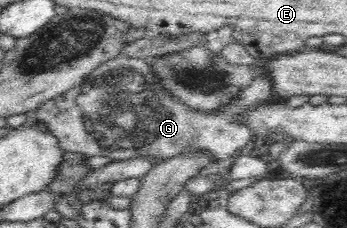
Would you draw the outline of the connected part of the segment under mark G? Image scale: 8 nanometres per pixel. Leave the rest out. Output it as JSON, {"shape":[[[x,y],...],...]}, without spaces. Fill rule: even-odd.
{"shape":[[[122,55],[114,56],[114,58],[108,59],[108,62],[103,62],[99,64],[82,82],[79,86],[73,86],[70,90],[62,94],[54,96],[42,103],[42,106],[39,106],[34,111],[34,118],[41,120],[59,139],[60,144],[64,150],[74,151],[74,152],[83,152],[88,156],[107,156],[108,158],[113,159],[114,161],[126,160],[128,158],[136,156],[144,156],[144,154],[159,154],[162,160],[170,158],[170,156],[176,156],[180,154],[182,150],[211,150],[215,156],[220,156],[222,159],[225,157],[230,157],[237,155],[237,153],[244,147],[250,147],[253,142],[253,130],[251,124],[249,124],[249,116],[251,112],[256,108],[263,106],[263,104],[268,103],[270,96],[272,96],[272,89],[270,88],[270,81],[264,79],[261,75],[255,76],[253,81],[250,83],[250,86],[247,86],[234,102],[228,102],[228,104],[222,104],[220,108],[216,110],[194,110],[192,107],[188,106],[179,96],[172,94],[169,90],[166,90],[166,87],[161,83],[161,78],[150,63],[148,59],[141,58],[128,58]]]}

